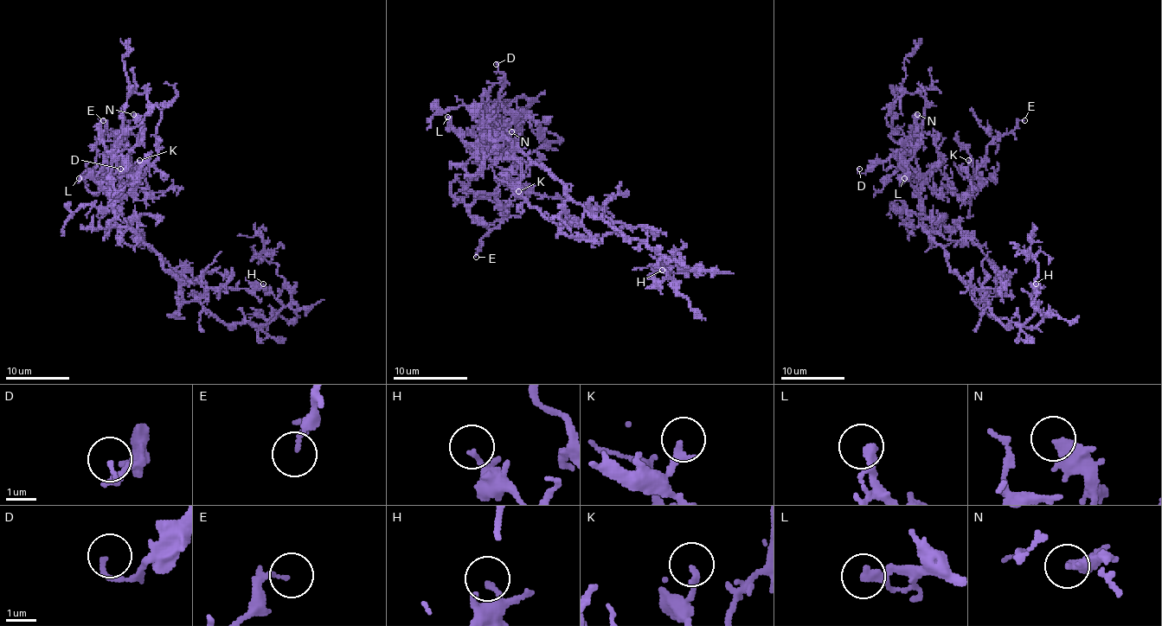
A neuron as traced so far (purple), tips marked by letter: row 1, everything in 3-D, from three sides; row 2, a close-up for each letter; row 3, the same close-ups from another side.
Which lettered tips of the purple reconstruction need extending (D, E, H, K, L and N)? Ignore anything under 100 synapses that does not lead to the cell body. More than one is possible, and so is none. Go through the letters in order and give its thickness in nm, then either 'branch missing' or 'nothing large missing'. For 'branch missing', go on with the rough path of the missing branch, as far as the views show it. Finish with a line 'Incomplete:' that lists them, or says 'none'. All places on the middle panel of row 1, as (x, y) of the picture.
D: calibre 140 nm; nothing large missing
E: calibre 90 nm; nothing large missing
H: calibre 160 nm; nothing large missing
K: calibre 200 nm; nothing large missing
L: calibre 240 nm; branch missing
N: calibre 440 nm; nothing large missing
Incomplete: L

